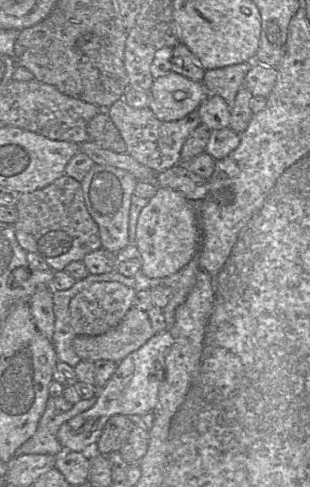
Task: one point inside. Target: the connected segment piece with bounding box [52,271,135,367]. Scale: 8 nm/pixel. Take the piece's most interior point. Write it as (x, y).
(64, 335)

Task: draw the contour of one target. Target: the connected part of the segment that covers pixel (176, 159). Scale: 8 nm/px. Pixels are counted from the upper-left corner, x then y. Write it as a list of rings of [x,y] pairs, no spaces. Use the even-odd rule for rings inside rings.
[[[118,99],[105,111],[120,132],[126,144],[126,153],[156,174],[180,163],[181,150],[185,141],[201,124],[198,109],[178,121],[161,121],[149,107],[134,108],[124,99]]]

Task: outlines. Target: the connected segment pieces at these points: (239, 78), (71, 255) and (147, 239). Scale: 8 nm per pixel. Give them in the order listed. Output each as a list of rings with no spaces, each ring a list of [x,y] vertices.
[[[255,62],[226,66],[223,68],[206,70],[202,83],[209,94],[222,97],[232,108],[236,95],[243,87],[244,79]]]
[[[64,174],[42,189],[22,193],[15,207],[18,217],[13,225],[19,245],[27,253],[43,258],[54,272],[102,248],[98,225],[84,202],[81,182],[72,177]]]
[[[159,187],[155,195],[149,199],[138,216],[136,227],[136,243],[141,255],[141,273],[148,278],[171,276],[184,268],[198,250],[198,227],[190,202],[180,192],[171,188]]]

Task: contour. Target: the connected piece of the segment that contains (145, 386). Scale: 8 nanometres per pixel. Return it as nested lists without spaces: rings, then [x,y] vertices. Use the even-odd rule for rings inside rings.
[[[170,331],[151,337],[143,346],[118,362],[115,372],[105,386],[98,388],[97,400],[88,410],[64,422],[57,433],[64,451],[90,452],[108,419],[116,414],[139,418],[153,413],[158,400],[161,382],[164,380],[165,359],[173,344]]]

